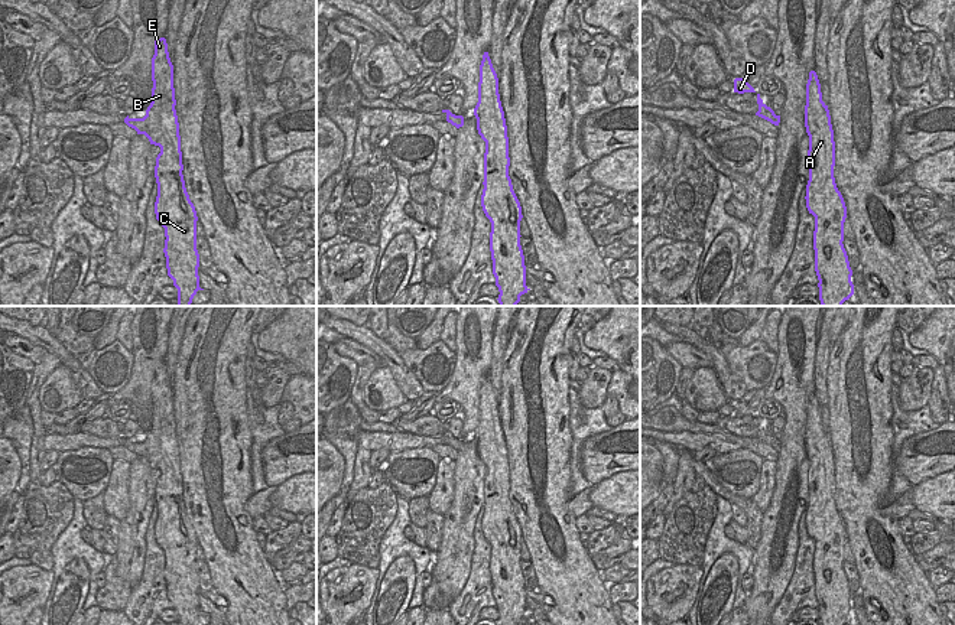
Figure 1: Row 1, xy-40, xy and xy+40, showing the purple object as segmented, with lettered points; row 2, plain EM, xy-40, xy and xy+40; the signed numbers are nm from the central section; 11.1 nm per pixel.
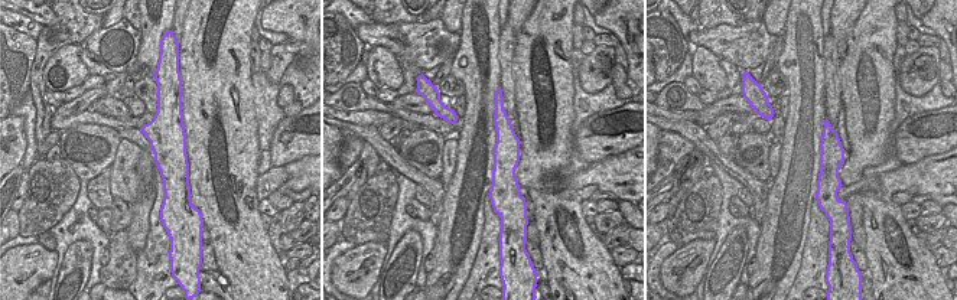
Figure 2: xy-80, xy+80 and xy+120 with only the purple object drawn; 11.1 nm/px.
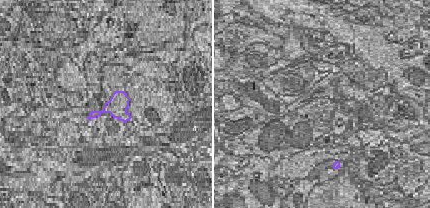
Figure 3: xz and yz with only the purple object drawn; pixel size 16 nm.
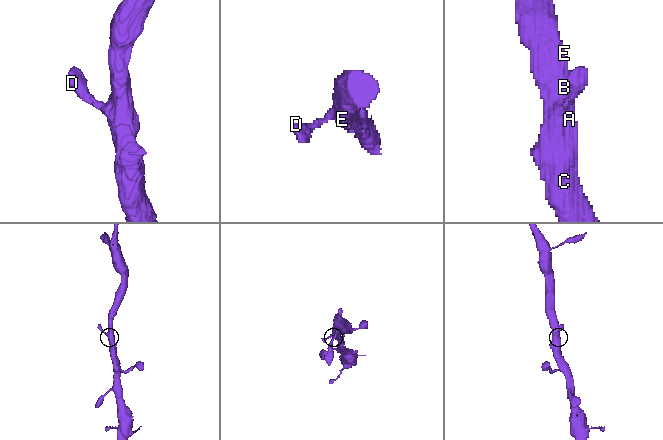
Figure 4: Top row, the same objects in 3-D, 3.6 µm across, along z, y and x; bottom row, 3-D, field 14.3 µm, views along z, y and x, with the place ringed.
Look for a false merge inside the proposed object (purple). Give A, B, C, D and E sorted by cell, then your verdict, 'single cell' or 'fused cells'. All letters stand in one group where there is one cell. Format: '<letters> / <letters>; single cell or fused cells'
A B C D E; single cell

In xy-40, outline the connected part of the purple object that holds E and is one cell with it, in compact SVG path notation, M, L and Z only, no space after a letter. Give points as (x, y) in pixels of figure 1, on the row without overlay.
M165 361L155 364L152 381L152 426L143 442L124 442L137 458L159 469L155 501L157 520L156 543L165 551L165 580L168 599L178 612L178 625L192 625L199 611L199 577L196 573L196 534L183 504L179 446L173 411L173 388Z

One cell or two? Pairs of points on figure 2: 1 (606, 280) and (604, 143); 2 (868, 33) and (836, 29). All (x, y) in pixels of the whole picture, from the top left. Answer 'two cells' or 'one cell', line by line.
1: two cells
2: two cells

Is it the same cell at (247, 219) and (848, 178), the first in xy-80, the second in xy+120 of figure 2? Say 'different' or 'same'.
same

